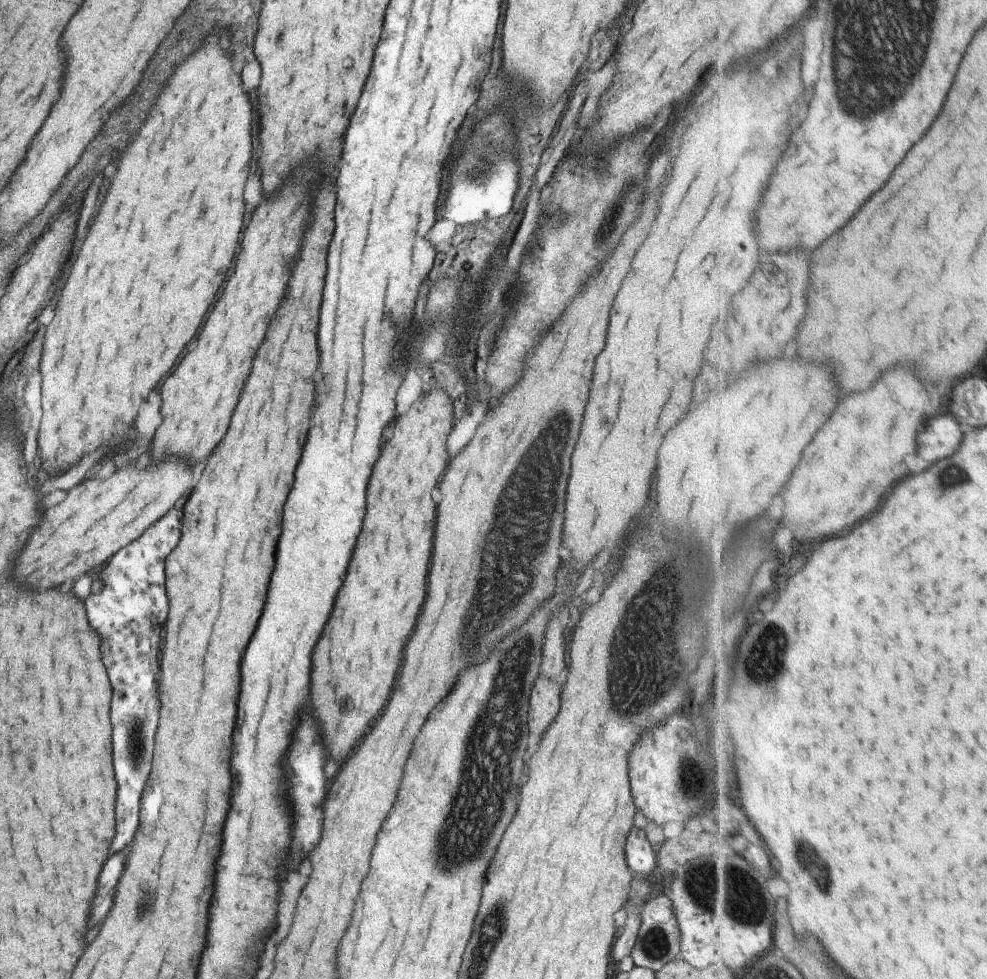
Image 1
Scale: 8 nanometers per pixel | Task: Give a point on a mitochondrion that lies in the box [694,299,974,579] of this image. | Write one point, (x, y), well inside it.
(953, 477)

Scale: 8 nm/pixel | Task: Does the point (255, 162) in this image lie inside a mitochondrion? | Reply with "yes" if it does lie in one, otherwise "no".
no

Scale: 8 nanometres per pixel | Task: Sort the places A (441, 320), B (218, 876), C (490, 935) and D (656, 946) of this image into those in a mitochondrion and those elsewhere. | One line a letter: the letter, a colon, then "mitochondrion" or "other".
A: mitochondrion
B: other
C: mitochondrion
D: mitochondrion

